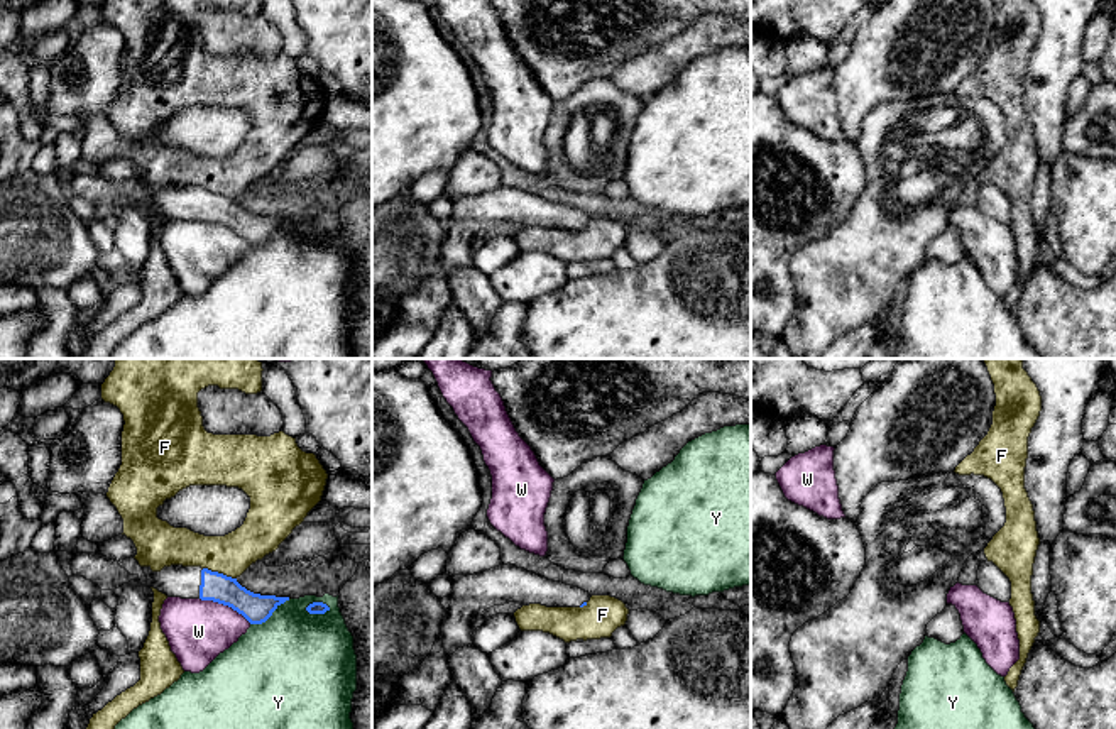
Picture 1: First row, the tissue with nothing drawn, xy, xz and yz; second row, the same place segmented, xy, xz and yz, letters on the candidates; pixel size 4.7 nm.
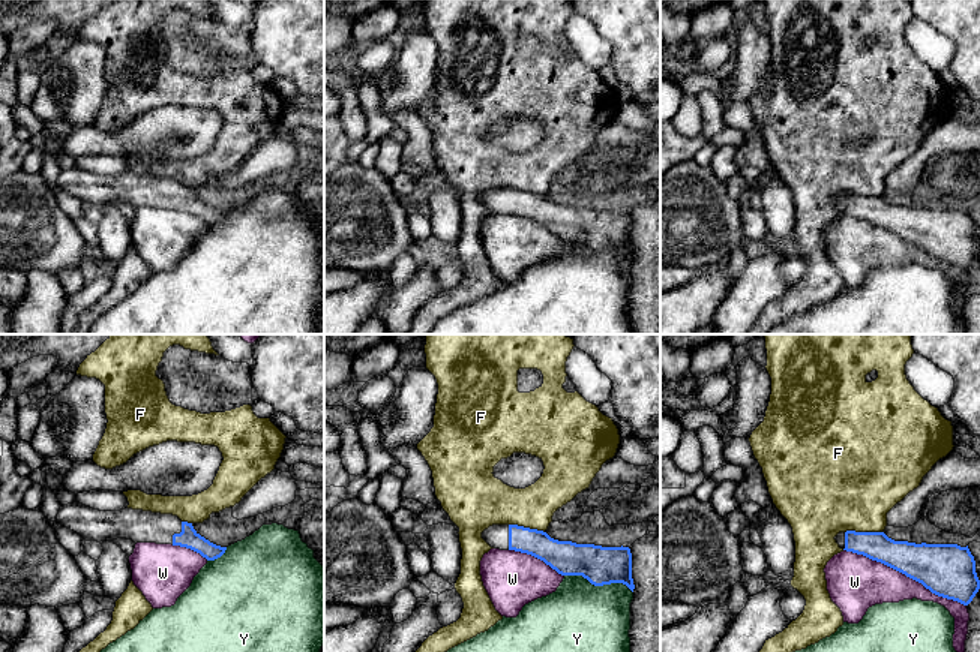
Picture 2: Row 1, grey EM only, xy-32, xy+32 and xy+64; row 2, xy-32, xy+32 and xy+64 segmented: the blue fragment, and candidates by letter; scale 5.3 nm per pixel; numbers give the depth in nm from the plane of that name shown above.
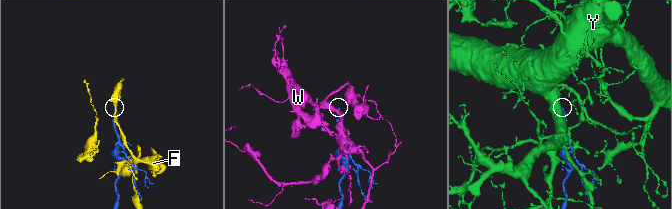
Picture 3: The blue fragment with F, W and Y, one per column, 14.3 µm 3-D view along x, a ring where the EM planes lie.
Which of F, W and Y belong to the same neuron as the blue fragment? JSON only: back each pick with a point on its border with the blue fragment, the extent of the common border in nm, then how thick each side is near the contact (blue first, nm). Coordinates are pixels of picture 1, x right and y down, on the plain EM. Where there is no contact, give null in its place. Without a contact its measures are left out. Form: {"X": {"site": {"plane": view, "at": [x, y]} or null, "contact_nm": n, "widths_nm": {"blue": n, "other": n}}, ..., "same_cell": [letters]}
{"same_cell": []}

